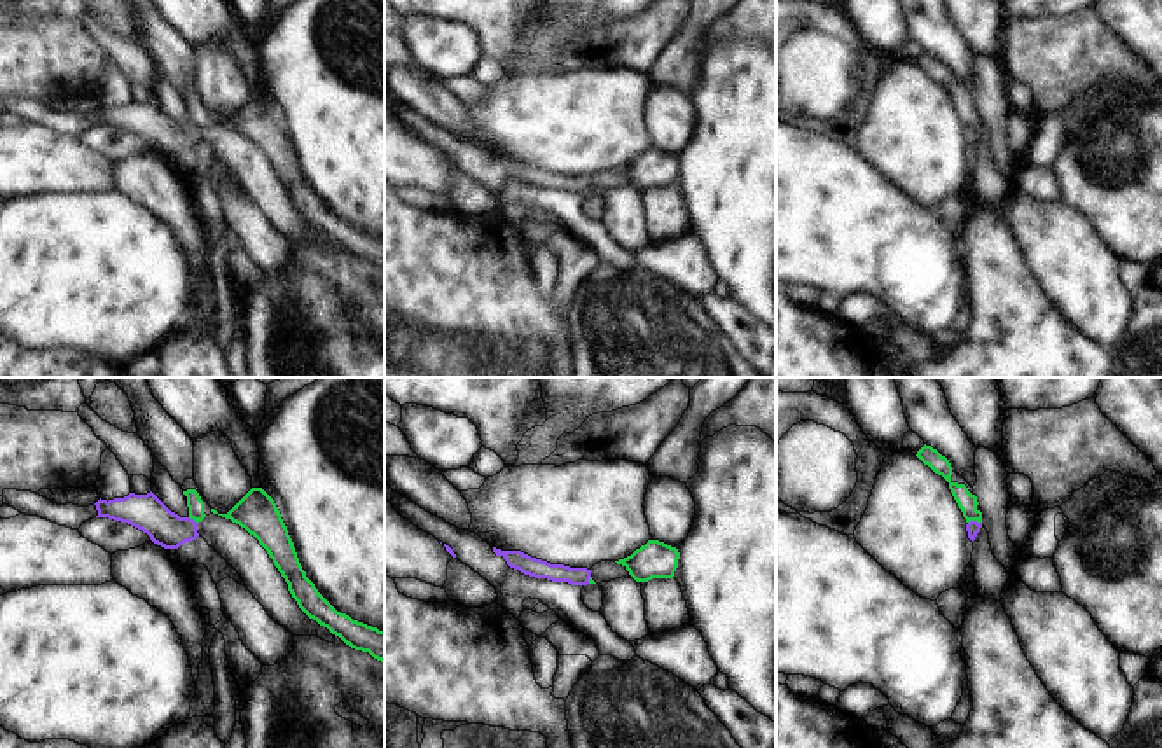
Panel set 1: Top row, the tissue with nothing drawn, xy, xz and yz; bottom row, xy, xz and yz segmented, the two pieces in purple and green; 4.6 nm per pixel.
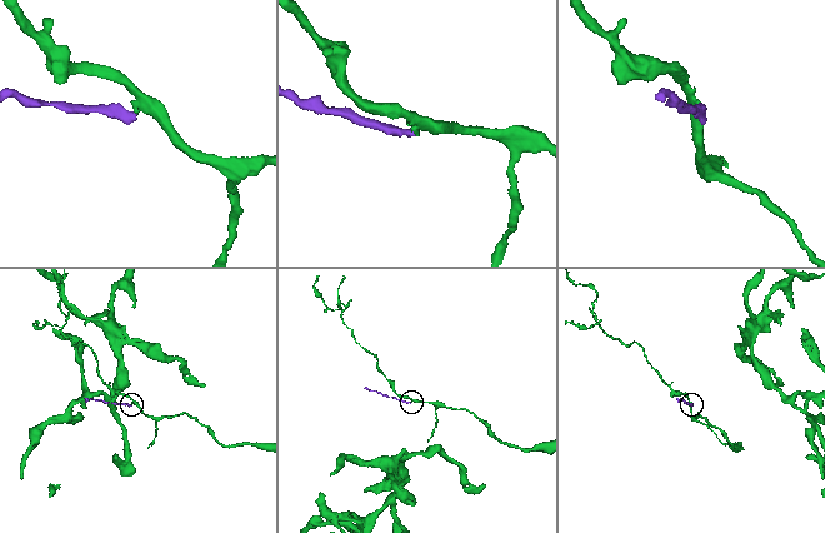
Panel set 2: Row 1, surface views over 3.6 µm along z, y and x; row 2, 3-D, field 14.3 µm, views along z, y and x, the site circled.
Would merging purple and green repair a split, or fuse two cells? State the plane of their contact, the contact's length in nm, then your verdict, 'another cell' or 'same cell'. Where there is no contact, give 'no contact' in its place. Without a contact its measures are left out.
yz | 60 nm | another cell

